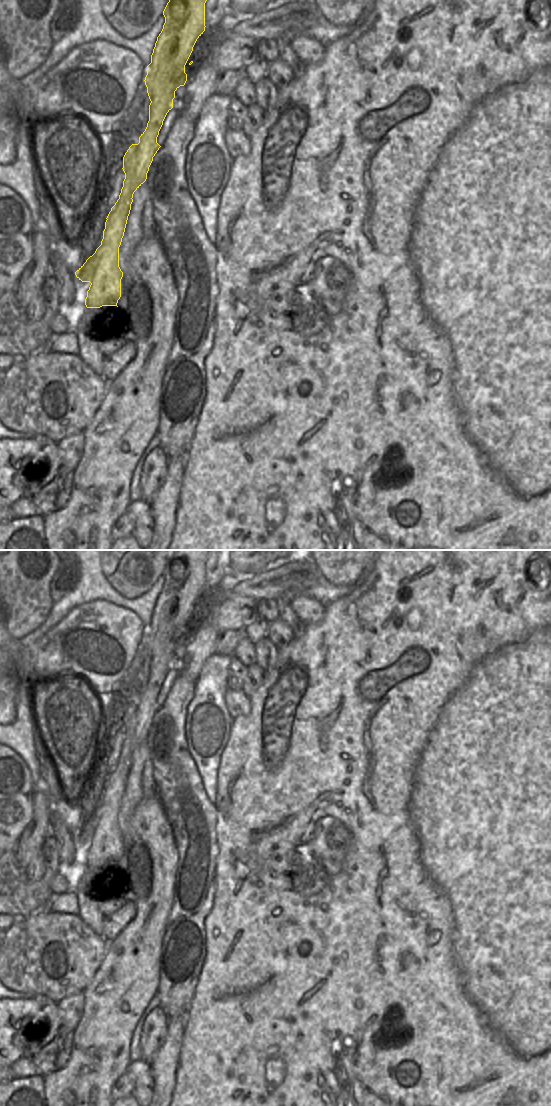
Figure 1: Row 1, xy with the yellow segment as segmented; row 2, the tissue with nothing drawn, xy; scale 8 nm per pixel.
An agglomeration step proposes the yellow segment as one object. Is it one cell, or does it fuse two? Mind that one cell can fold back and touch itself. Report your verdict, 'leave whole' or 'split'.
split

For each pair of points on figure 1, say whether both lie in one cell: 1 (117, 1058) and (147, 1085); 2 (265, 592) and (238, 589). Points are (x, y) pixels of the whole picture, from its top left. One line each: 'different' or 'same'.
1: different
2: same

